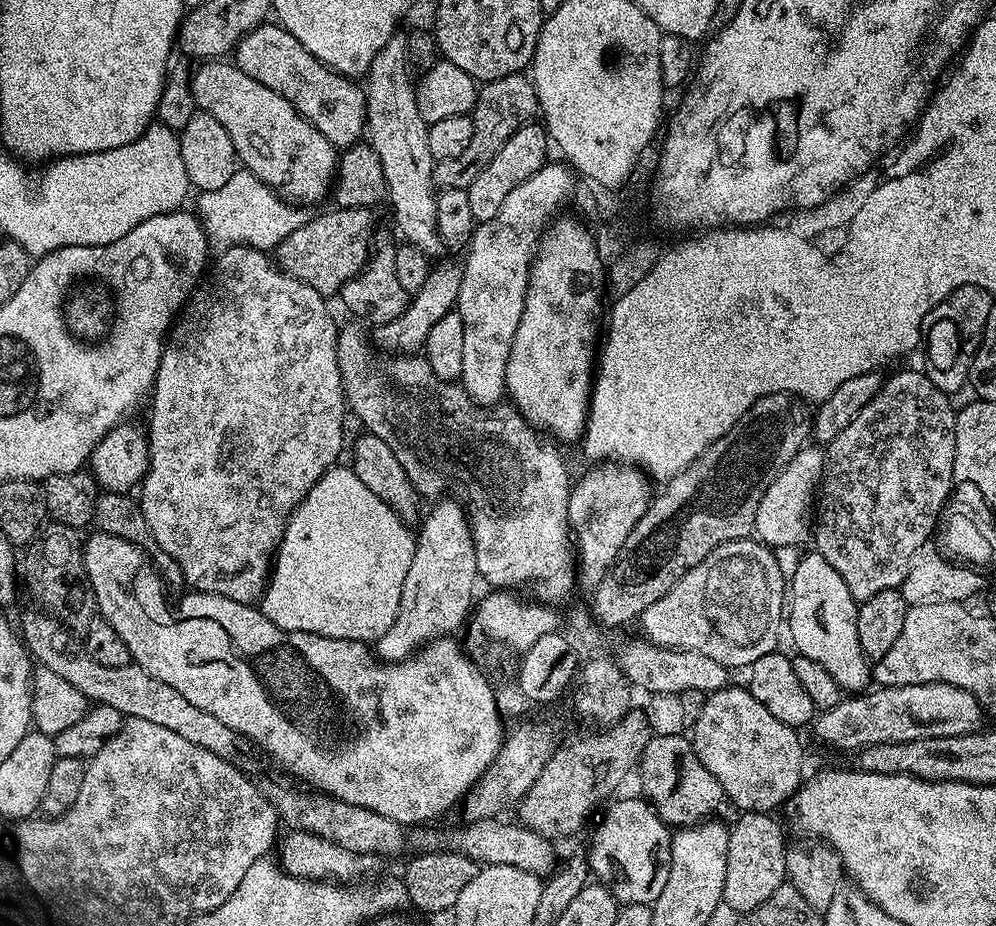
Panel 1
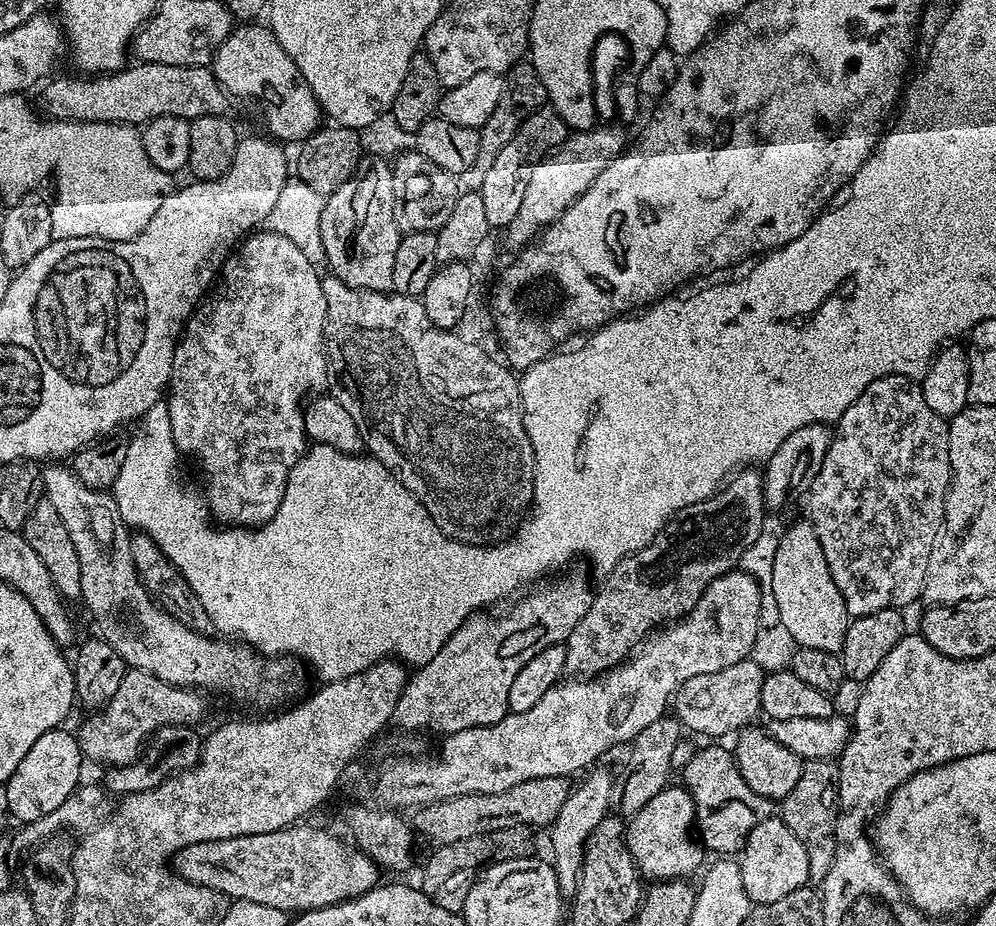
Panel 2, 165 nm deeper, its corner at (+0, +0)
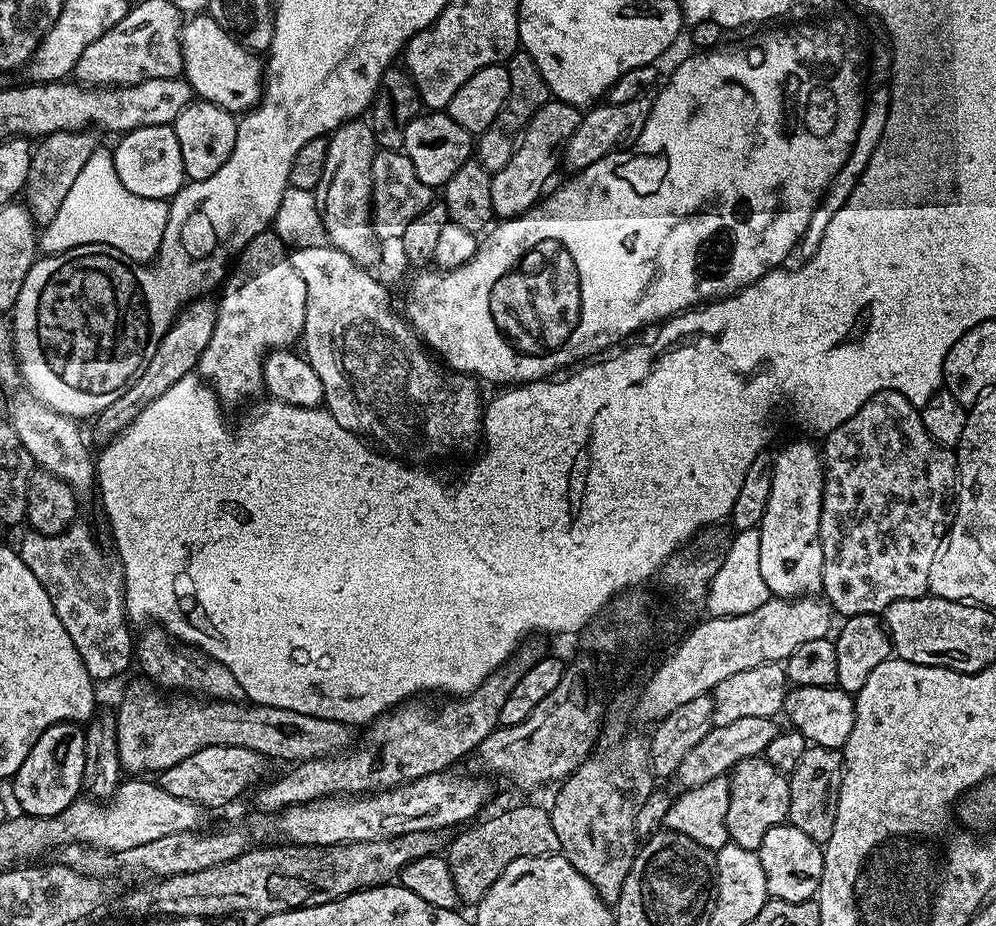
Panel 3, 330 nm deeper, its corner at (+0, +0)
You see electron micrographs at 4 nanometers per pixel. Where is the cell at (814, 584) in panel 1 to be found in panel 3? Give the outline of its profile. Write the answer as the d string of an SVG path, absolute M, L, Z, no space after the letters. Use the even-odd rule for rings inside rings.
M792 440L771 461L770 498L759 522L758 563L769 593L782 600L812 598L823 589L822 498L824 462L822 452L808 440Z

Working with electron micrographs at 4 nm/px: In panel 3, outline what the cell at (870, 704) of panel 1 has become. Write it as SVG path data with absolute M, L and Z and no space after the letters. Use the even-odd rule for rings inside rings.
M767 716L766 718L738 718L738 722L730 722L726 726L713 726L706 736L686 754L686 758L682 760L682 764L678 766L674 775L675 782L680 783L681 789L697 788L702 786L704 782L710 782L710 778L718 778L731 773L738 762L742 762L751 756L763 754L766 746L770 746L770 742L774 742L774 738L778 734L776 723L777 721L773 717Z

